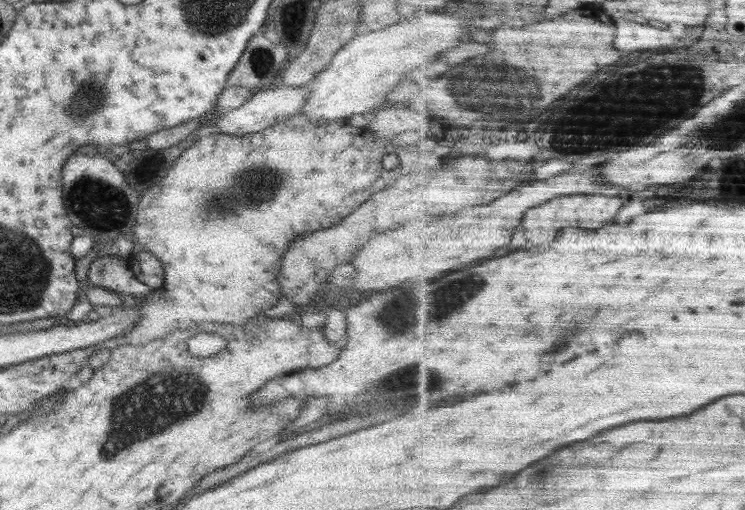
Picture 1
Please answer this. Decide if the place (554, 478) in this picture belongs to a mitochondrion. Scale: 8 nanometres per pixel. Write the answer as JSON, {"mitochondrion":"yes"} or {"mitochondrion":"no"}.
{"mitochondrion":"yes"}

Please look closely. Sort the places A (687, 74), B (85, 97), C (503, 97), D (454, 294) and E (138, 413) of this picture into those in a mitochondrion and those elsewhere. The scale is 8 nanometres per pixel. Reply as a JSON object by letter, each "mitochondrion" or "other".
{"A":"mitochondrion","B":"mitochondrion","C":"mitochondrion","D":"mitochondrion","E":"mitochondrion"}

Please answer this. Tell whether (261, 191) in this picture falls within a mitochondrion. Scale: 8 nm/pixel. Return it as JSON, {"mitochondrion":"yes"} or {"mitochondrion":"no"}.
{"mitochondrion":"yes"}

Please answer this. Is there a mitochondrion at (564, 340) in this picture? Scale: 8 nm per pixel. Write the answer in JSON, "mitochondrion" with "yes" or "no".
{"mitochondrion":"yes"}

